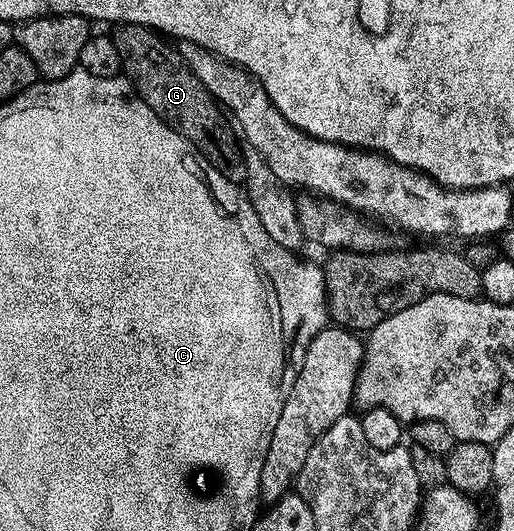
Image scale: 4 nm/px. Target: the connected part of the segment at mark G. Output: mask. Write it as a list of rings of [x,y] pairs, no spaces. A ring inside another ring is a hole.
[[[120,24],[115,32],[118,33],[113,33],[112,42],[118,51],[121,71],[133,84],[138,97],[160,118],[166,117],[168,123],[198,149],[205,163],[216,166],[235,182],[245,181],[244,148],[231,121],[224,115],[223,109],[206,89],[204,82],[192,74],[177,47],[163,39],[154,29],[139,24]]]

